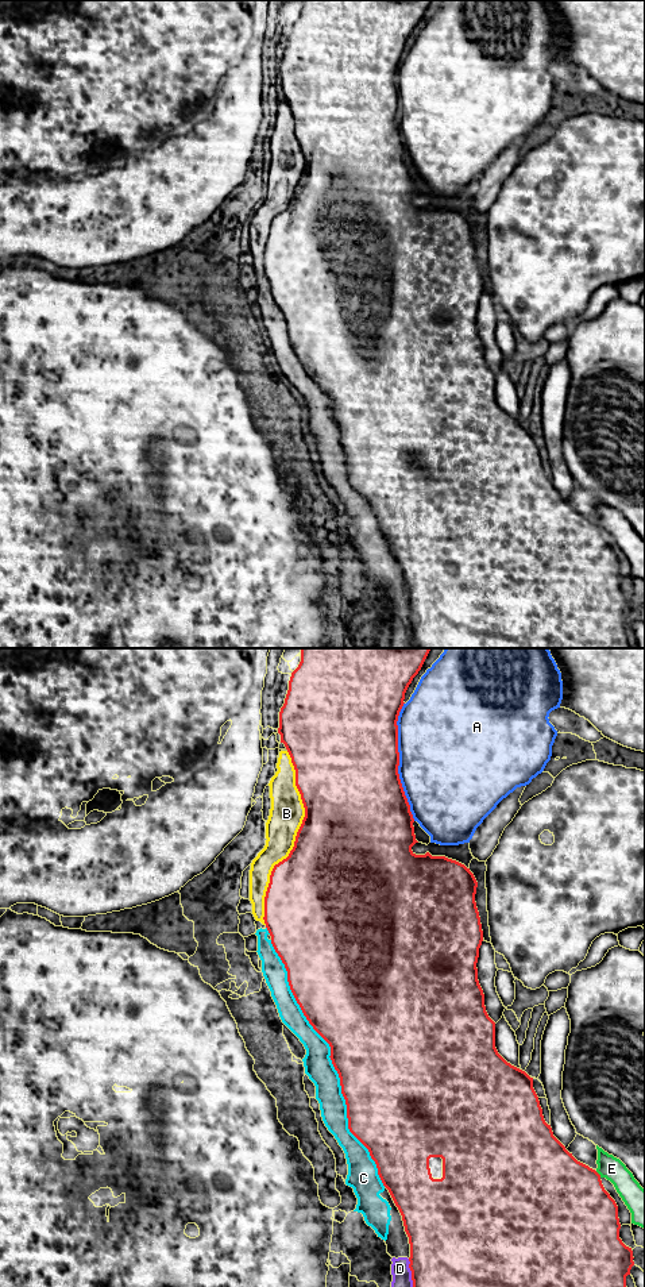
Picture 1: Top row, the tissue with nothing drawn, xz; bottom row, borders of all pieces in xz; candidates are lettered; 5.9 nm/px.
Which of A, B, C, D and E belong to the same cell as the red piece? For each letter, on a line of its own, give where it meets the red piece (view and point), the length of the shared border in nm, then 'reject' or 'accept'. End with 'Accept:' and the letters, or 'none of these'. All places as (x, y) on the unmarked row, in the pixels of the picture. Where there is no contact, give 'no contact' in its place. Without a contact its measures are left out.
A: xz (398, 114) | 700 nm | reject
B: xz (296, 191) | 1050 nm | reject
C: xz (332, 415) | 1600 nm | reject
D: xz (412, 629) | 220 nm | reject
E: xz (598, 526) | 50 nm | reject
Accept: none of these

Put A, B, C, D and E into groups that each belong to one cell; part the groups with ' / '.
A / B C D / E

